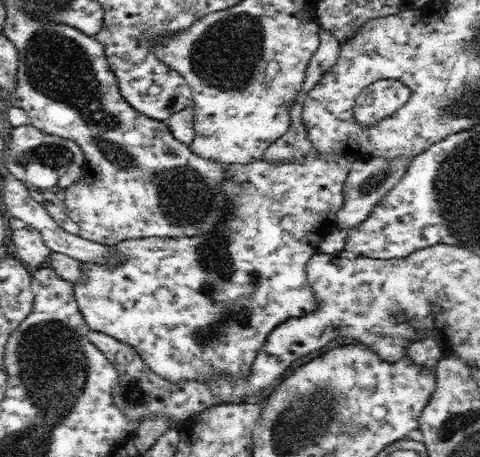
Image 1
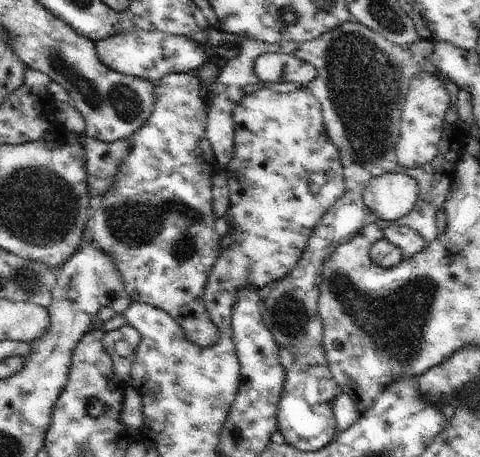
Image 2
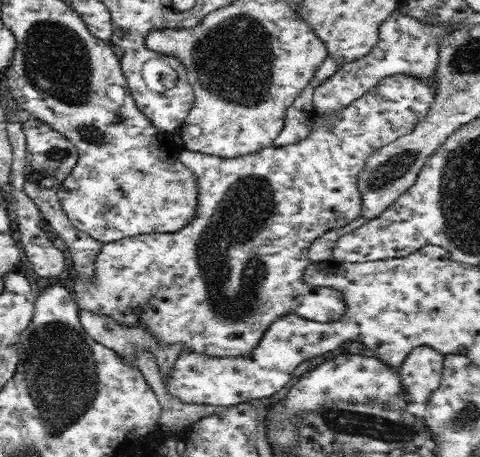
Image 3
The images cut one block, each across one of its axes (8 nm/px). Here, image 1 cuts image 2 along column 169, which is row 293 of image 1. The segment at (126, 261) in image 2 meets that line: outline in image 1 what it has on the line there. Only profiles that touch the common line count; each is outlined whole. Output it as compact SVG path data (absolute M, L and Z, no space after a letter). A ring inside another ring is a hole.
M314 146L310 152L304 156L304 160L292 160L292 162L268 162L264 158L258 158L252 164L238 166L230 164L226 166L224 182L220 184L222 200L224 200L224 212L228 214L220 224L214 226L212 232L208 234L198 234L198 236L188 236L188 238L136 238L136 240L124 240L112 246L112 254L116 264L84 264L82 262L82 280L74 284L74 298L78 302L78 308L82 316L86 318L90 330L108 334L110 338L116 338L128 346L134 346L144 364L158 376L168 378L170 382L190 382L190 384L202 384L202 380L210 378L212 374L232 374L236 378L246 378L248 370L252 368L256 356L260 354L262 346L266 344L268 336L276 326L282 322L288 322L290 318L300 318L310 312L318 310L318 296L316 290L310 286L310 280L306 276L308 262L318 254L318 246L328 236L330 232L338 230L336 222L340 212L346 206L346 196L344 196L344 184L348 180L348 172L352 170L350 164L354 164L354 156L348 154L320 154Z

